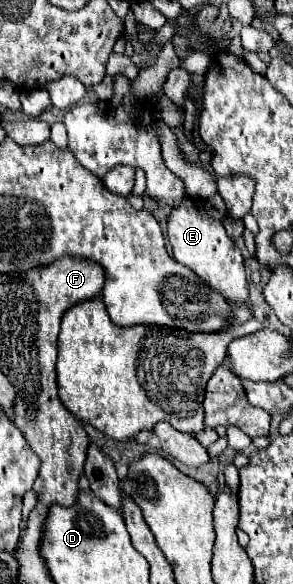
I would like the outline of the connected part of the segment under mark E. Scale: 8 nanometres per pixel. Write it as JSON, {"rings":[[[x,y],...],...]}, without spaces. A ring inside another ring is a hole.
{"rings":[[[185,198],[177,208],[171,210],[167,216],[167,238],[173,248],[173,258],[189,266],[197,276],[201,276],[213,290],[221,292],[233,306],[249,304],[249,292],[247,292],[247,276],[243,268],[243,256],[241,250],[235,246],[235,242],[227,236],[223,224],[215,220],[201,202],[195,202],[191,198]]]}

